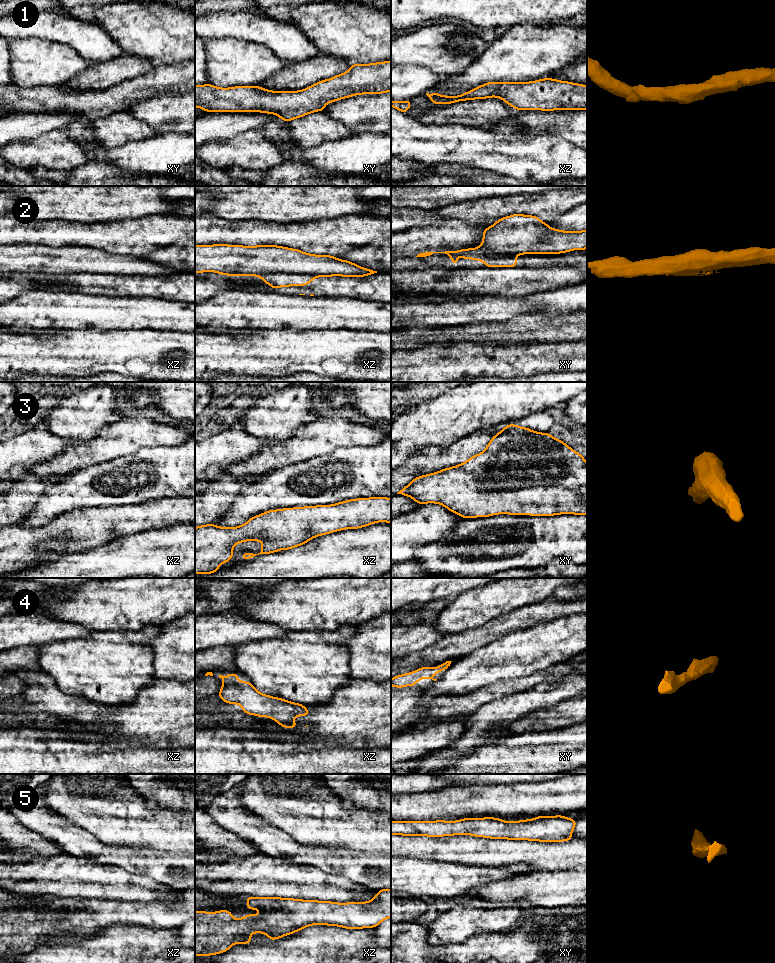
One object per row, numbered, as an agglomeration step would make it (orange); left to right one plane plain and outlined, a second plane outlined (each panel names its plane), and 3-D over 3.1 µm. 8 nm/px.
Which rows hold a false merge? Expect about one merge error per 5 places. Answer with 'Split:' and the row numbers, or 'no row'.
Split: 2

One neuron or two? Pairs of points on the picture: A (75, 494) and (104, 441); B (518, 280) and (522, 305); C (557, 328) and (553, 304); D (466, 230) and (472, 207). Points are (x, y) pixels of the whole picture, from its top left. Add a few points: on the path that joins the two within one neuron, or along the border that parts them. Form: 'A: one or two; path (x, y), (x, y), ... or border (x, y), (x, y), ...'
A: two; border (114, 459), (83, 465), (69, 472)
B: two; border (544, 291), (525, 296), (498, 296)
C: two; border (576, 310), (553, 316), (539, 312), (532, 313)
D: two; border (444, 221), (452, 219), (492, 221)

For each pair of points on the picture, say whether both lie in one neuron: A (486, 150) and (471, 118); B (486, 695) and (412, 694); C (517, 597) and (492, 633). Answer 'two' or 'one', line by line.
A: two
B: one
C: two

